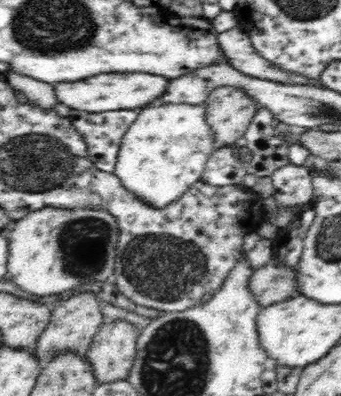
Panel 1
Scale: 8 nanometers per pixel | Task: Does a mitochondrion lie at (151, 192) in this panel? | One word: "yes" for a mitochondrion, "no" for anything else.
no

